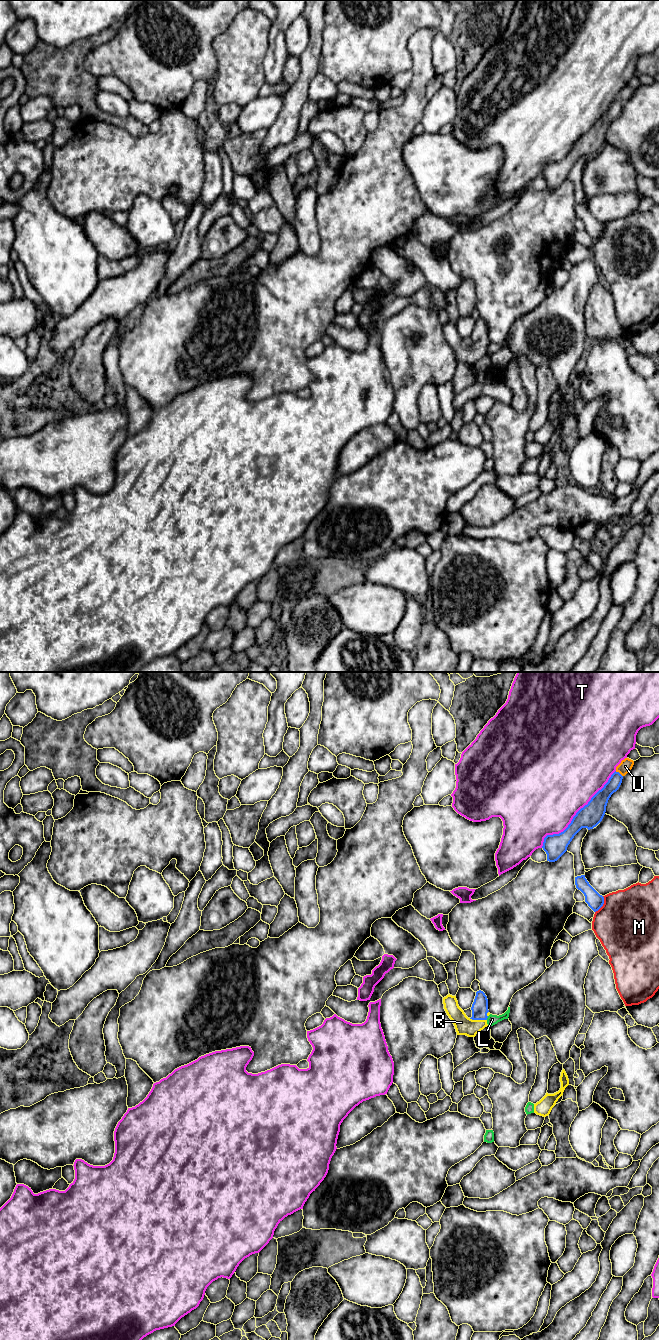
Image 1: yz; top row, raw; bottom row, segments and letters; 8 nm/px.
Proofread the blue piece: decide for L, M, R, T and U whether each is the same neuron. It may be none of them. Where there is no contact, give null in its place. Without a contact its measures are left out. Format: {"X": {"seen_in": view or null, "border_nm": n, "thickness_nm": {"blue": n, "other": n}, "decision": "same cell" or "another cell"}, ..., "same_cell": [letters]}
{"L": {"seen_in": "yz", "border_nm": 40, "thickness_nm": {"blue": 130, "other": 80}, "decision": "another cell"}, "M": {"seen_in": "yz", "border_nm": 150, "thickness_nm": {"blue": 140, "other": 500}, "decision": "another cell"}, "R": {"seen_in": "yz", "border_nm": 140, "thickness_nm": {"blue": 130, "other": 140}, "decision": "same cell"}, "T": {"seen_in": "yz", "border_nm": 850, "thickness_nm": {"blue": 180, "other": 480}, "decision": "another cell"}, "U": {"seen_in": "yz", "border_nm": 80, "thickness_nm": {"blue": 120, "other": 100}, "decision": "another cell"}, "same_cell": ["R"]}

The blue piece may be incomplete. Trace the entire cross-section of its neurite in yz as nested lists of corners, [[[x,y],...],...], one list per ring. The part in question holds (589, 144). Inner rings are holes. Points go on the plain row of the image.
[[[615,99],[604,115],[576,141],[563,160],[547,163],[544,166],[542,176],[547,182],[547,189],[557,189],[567,179],[568,173],[582,156],[593,157],[602,149],[608,128],[619,117],[622,107],[623,104]]]

